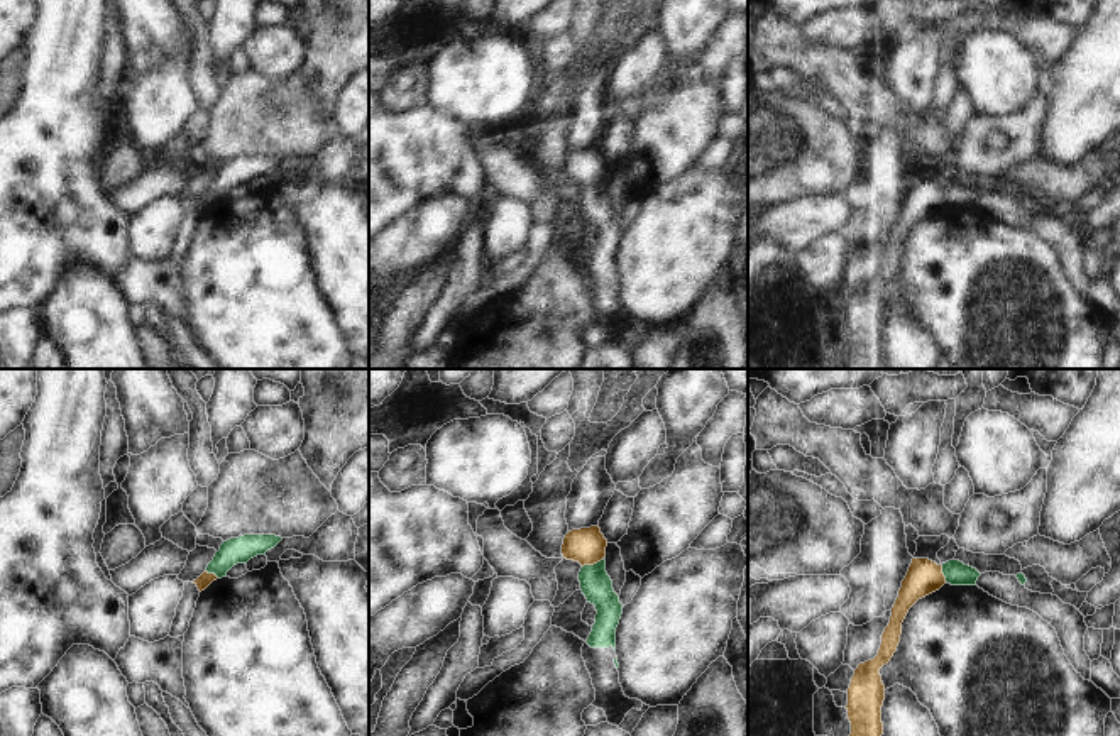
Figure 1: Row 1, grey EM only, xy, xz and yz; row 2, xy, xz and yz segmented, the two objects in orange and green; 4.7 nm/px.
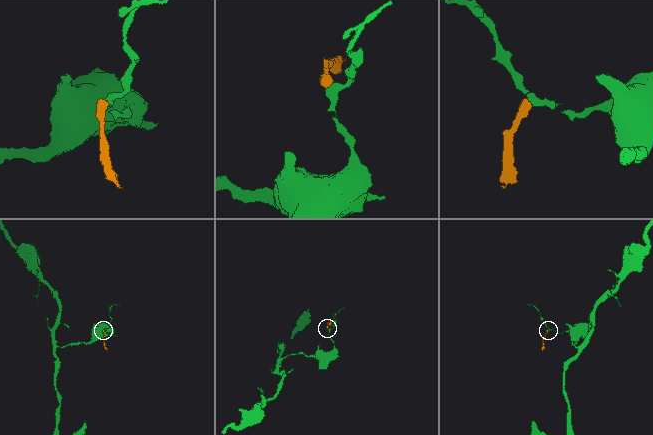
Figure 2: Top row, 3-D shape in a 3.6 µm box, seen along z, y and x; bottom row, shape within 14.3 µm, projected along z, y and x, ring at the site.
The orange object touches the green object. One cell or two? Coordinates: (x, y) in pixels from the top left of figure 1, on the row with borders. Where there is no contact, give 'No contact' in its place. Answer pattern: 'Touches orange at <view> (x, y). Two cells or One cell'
Touches orange at xz (592, 564). Two cells

